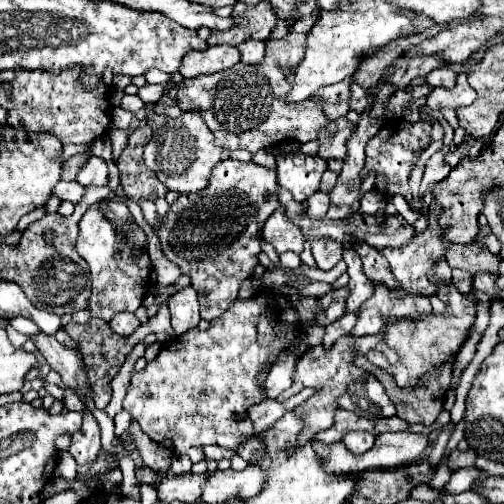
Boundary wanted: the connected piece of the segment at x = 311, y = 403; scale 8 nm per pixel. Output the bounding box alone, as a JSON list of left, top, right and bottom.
[277,334,397,444]

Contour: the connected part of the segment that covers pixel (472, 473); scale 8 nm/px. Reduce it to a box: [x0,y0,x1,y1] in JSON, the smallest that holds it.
[444,467,480,493]

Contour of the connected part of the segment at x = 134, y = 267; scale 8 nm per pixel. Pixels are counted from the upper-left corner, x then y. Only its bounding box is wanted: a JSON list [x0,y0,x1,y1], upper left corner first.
[77,204,151,322]

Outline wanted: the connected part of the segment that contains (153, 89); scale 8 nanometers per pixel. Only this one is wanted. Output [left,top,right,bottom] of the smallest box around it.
[139,84,163,102]

